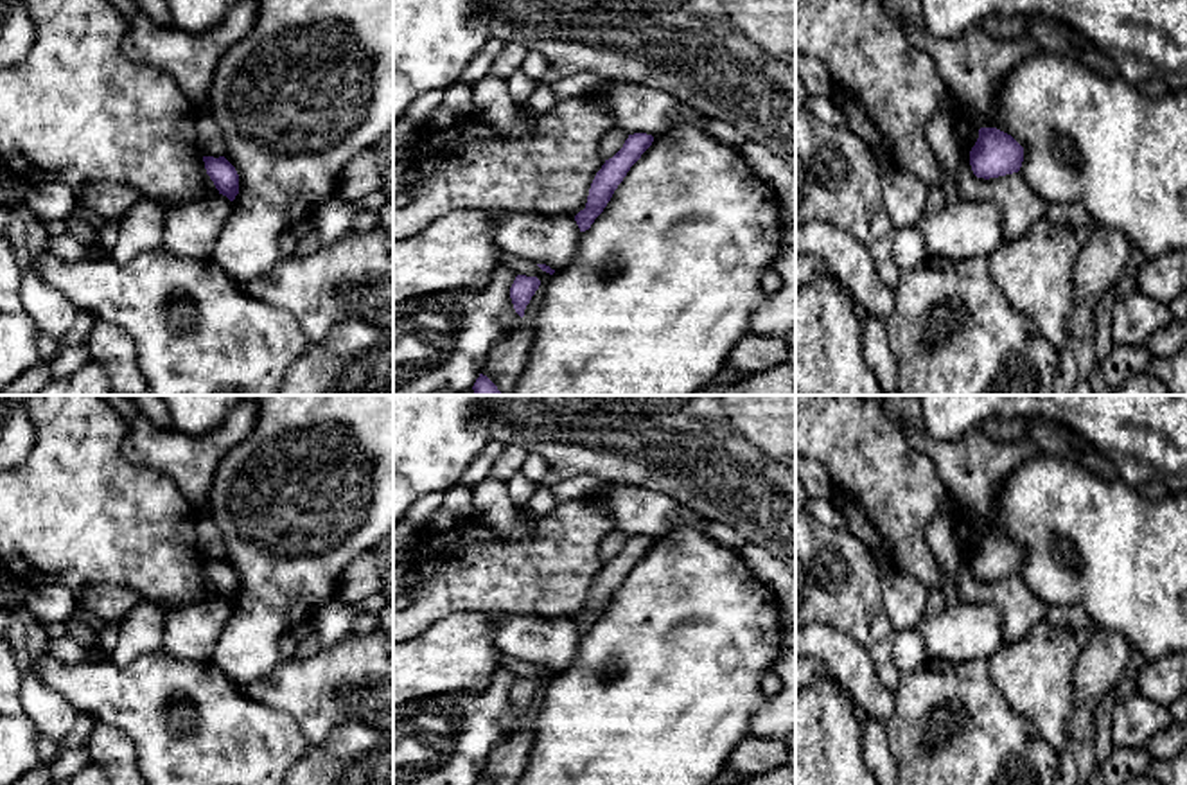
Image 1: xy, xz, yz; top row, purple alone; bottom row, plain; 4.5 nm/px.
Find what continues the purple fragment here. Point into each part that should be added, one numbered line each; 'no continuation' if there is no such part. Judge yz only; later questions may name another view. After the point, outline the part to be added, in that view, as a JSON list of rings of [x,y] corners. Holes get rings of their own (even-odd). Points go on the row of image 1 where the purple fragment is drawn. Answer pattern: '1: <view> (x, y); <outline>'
no continuation

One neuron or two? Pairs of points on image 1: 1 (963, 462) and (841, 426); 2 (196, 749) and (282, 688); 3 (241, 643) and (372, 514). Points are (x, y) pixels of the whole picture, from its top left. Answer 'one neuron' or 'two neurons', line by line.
1: two neurons
2: two neurons
3: one neuron

